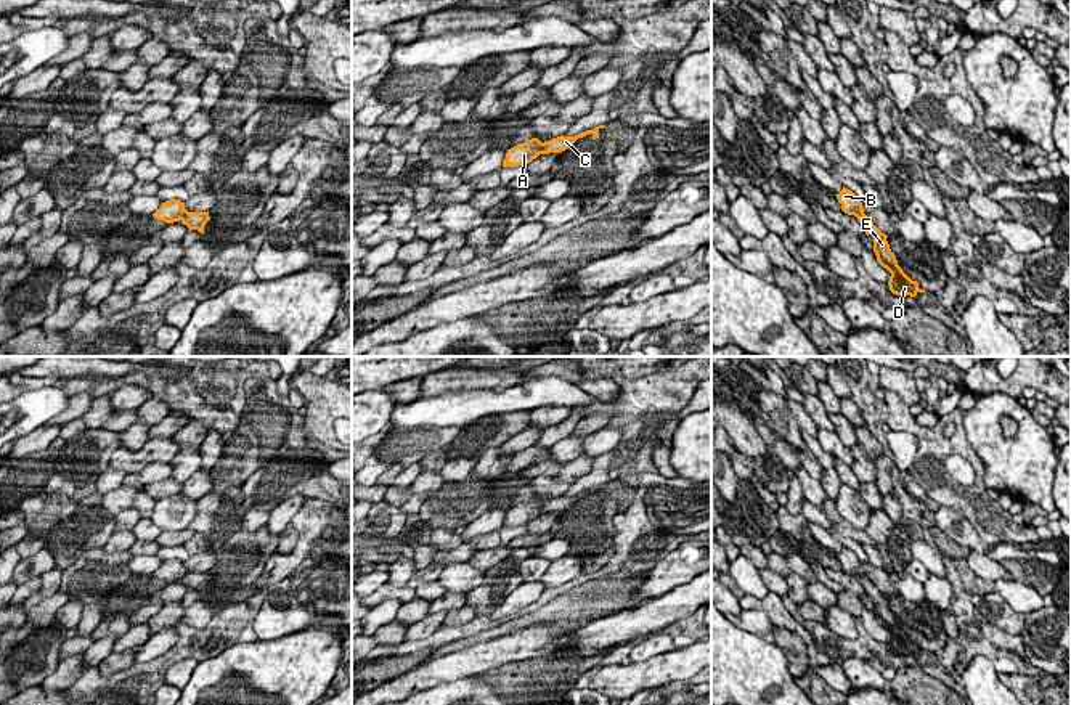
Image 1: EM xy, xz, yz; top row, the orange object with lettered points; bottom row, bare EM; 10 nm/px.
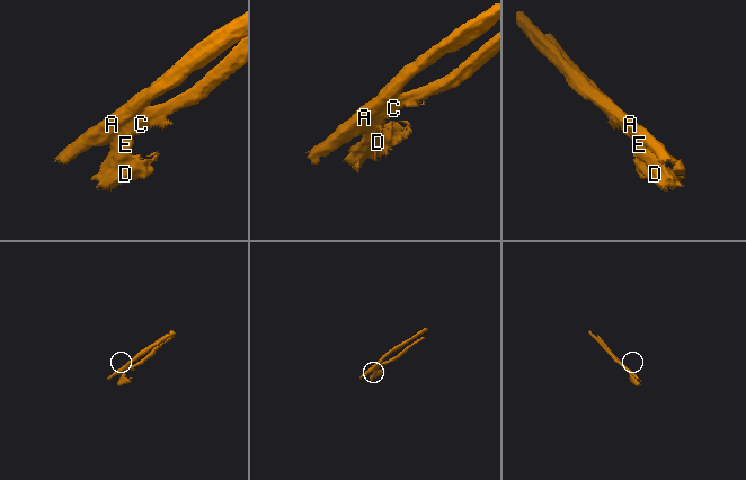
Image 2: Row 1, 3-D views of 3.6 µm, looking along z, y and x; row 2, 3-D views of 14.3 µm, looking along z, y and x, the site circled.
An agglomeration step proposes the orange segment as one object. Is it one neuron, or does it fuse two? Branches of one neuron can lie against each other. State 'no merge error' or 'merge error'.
merge error

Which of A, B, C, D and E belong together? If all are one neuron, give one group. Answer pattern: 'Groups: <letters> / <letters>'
Groups: A B / C D E

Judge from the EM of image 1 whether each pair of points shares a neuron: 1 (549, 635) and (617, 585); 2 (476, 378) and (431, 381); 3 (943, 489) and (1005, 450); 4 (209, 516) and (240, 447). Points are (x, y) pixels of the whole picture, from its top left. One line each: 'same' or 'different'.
1: different
2: same
3: different
4: different

